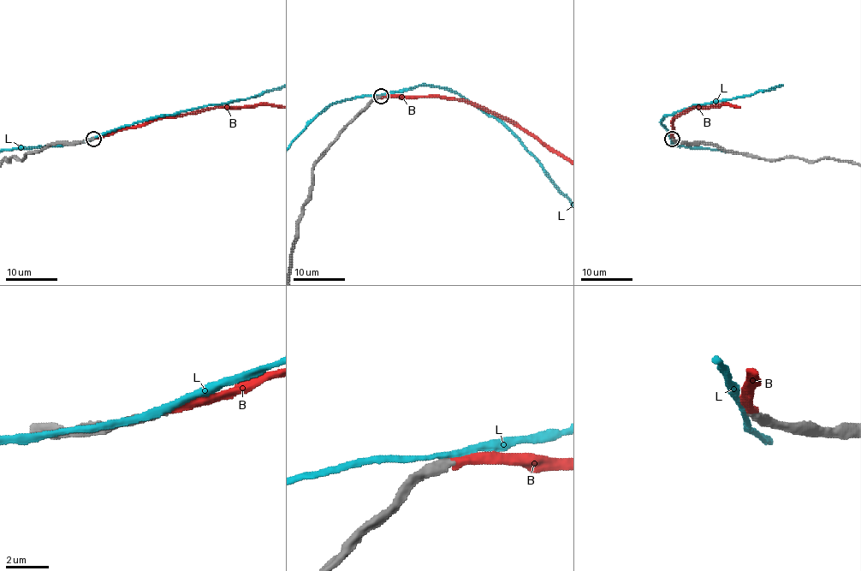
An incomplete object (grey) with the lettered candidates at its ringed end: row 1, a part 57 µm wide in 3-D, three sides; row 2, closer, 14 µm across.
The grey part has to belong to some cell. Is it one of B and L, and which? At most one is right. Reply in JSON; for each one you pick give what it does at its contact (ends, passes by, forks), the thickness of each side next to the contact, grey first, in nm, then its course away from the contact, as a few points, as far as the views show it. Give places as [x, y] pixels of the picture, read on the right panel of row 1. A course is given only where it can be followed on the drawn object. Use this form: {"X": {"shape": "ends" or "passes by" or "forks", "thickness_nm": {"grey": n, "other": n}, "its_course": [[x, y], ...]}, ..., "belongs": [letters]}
{"B": {"shape": "ends", "thickness_nm": {"grey": 400, "other": 400}}, "belongs": ["B"]}

